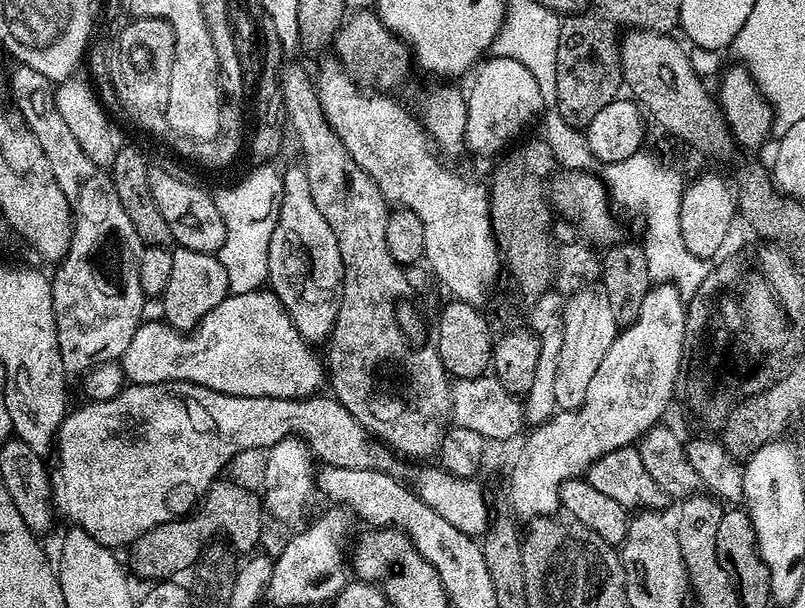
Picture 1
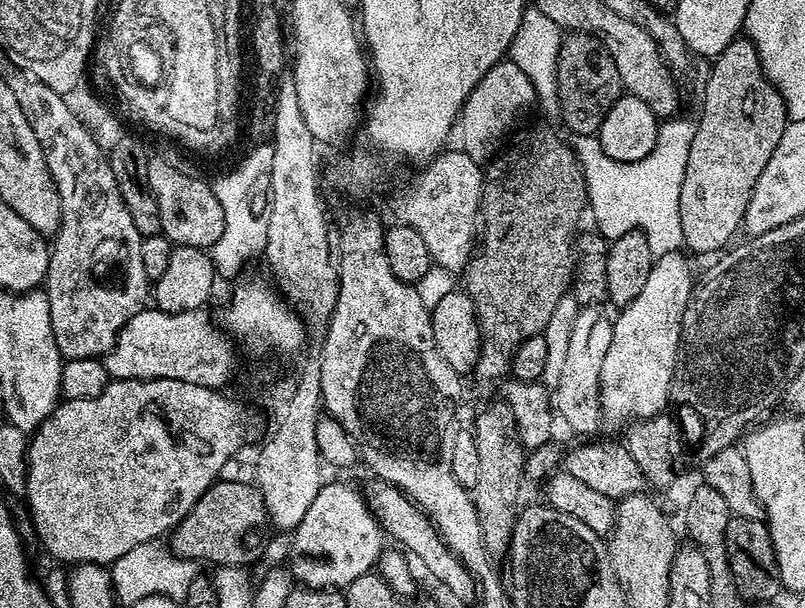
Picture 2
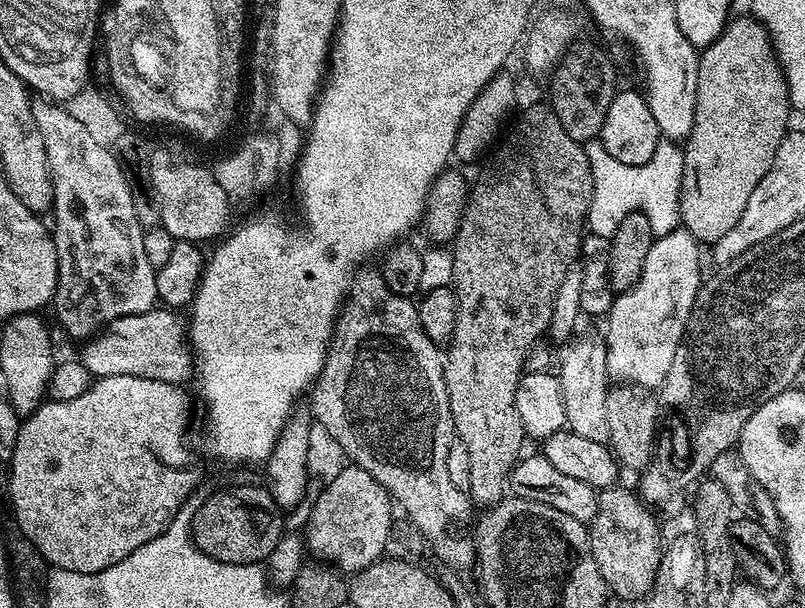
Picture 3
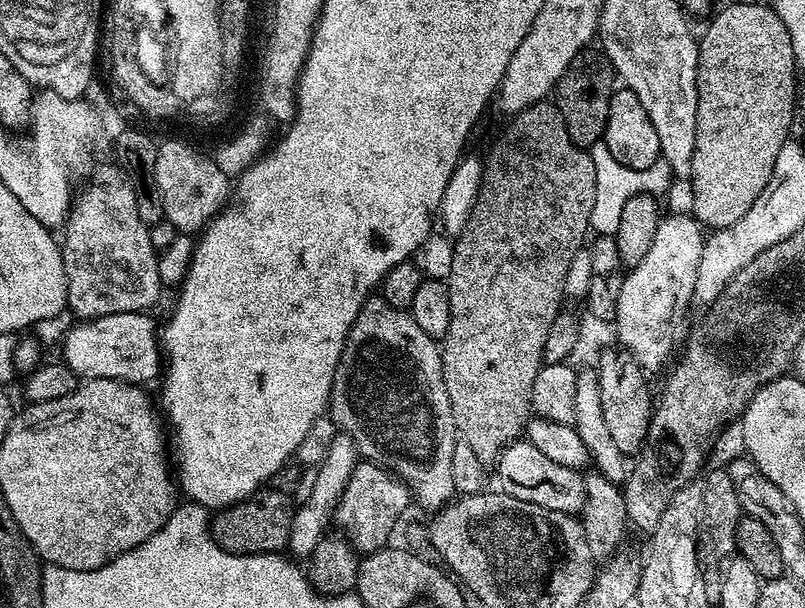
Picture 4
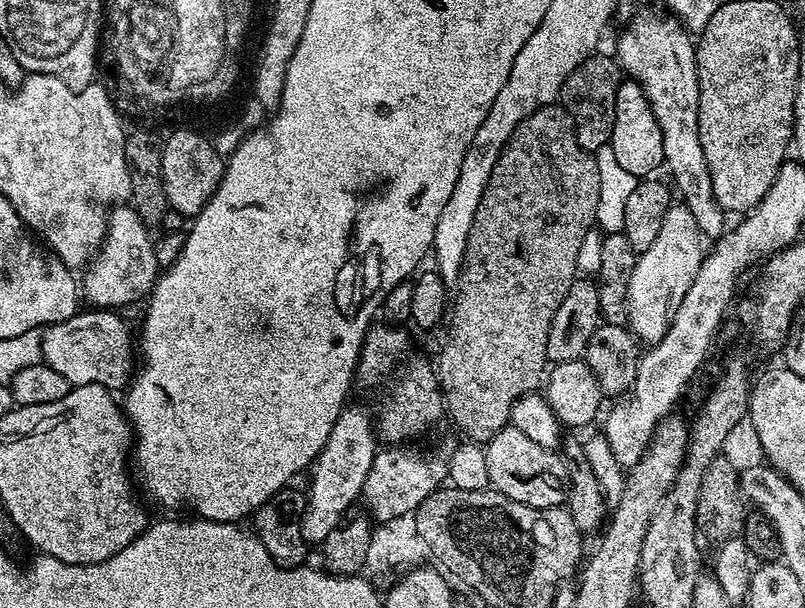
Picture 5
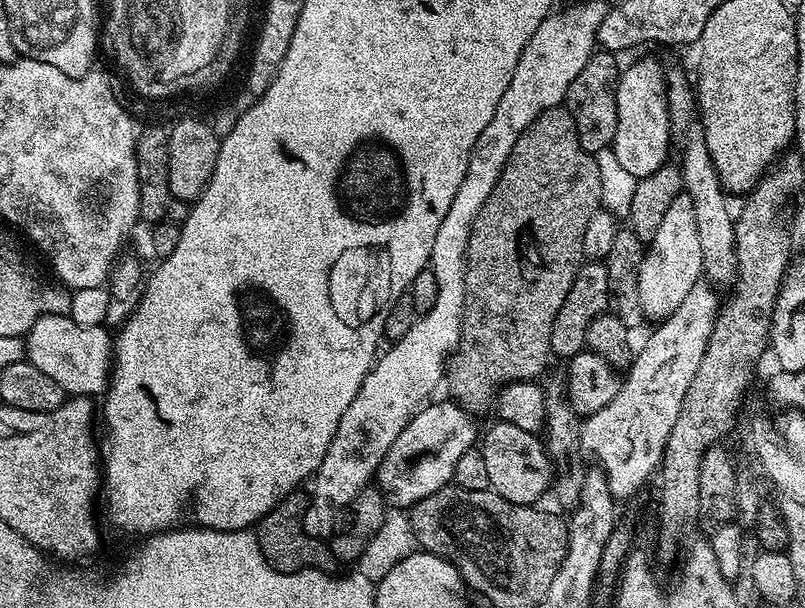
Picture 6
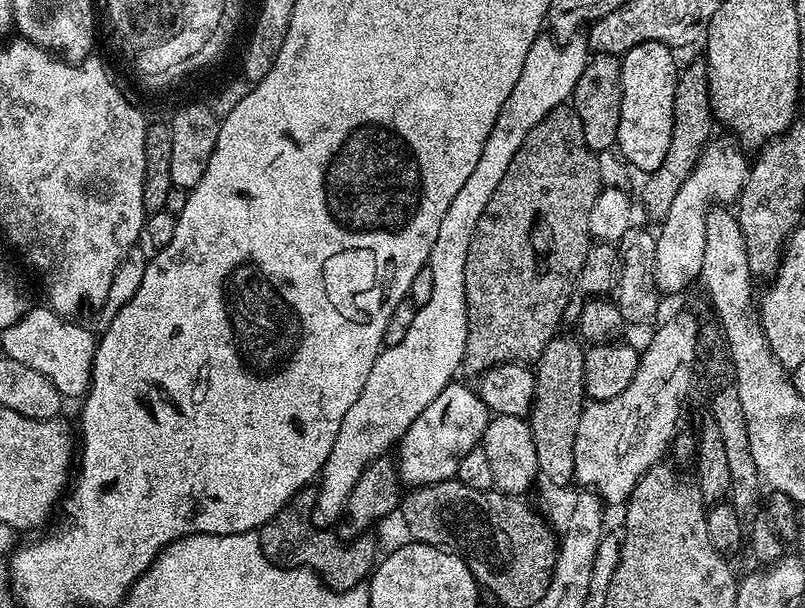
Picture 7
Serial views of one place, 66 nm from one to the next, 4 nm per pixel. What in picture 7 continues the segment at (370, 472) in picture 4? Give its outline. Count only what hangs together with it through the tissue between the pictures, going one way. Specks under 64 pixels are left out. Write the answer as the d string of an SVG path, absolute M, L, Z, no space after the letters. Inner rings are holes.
M453 382L446 385L442 394L422 413L418 414L409 429L398 443L400 456L395 457L396 468L400 471L400 483L412 488L421 488L427 484L437 484L455 477L458 462L470 454L484 438L490 413L482 402L479 391L467 388L464 384Z

